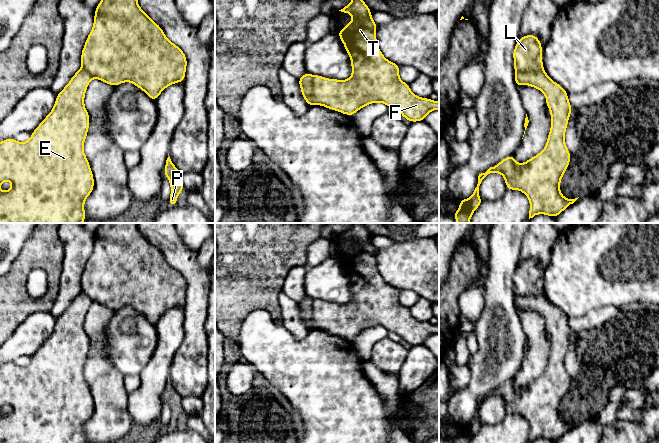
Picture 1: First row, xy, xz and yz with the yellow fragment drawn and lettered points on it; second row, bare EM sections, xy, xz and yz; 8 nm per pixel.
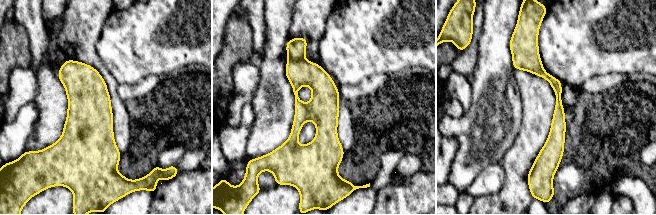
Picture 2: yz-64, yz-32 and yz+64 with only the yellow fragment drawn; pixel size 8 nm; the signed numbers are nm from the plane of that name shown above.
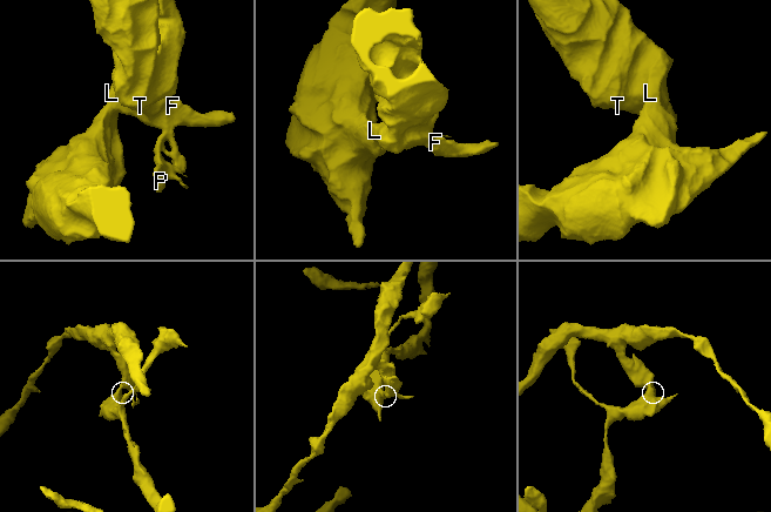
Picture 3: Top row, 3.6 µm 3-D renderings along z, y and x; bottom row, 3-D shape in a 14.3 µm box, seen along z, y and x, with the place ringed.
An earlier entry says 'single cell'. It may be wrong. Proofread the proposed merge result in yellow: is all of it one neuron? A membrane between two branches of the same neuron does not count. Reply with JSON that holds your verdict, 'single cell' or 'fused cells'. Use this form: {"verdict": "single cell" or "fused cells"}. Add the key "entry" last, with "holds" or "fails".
{"verdict": "fused cells", "entry": "fails"}

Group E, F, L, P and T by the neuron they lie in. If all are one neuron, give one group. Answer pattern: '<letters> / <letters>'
E / F L P T

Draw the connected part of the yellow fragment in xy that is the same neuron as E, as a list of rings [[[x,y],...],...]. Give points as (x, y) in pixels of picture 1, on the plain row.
[[[85,292],[79,293],[57,318],[53,333],[27,366],[20,367],[14,362],[0,366],[0,409],[4,404],[12,407],[10,414],[0,416],[0,443],[86,443],[84,425],[94,413],[94,401],[83,374],[90,349],[84,322],[92,303]]]

